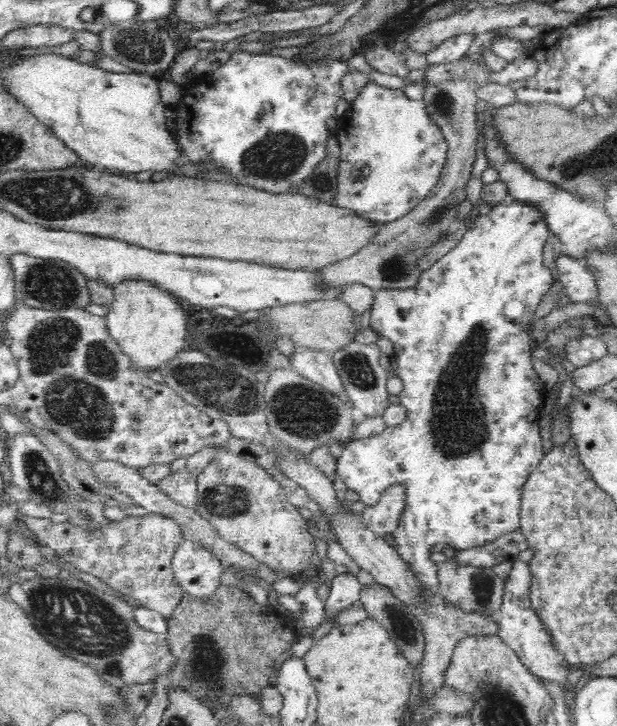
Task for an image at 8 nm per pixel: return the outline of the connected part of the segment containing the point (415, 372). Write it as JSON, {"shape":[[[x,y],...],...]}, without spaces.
{"shape":[[[517,201],[506,202],[491,208],[486,215],[480,215],[463,233],[460,243],[452,248],[448,254],[434,262],[428,270],[420,274],[414,288],[405,289],[378,289],[371,304],[371,317],[369,326],[378,334],[388,338],[393,344],[392,356],[396,360],[397,376],[403,382],[403,391],[399,394],[400,404],[408,409],[408,418],[400,426],[386,427],[381,434],[356,438],[344,444],[342,454],[337,458],[337,473],[344,481],[344,486],[355,490],[360,500],[366,505],[376,504],[381,492],[392,483],[406,483],[406,506],[400,516],[400,526],[394,534],[394,548],[408,561],[412,571],[416,572],[424,581],[424,586],[430,593],[439,592],[439,580],[435,574],[437,563],[430,559],[430,551],[434,545],[444,542],[455,548],[456,551],[468,550],[482,546],[487,542],[496,540],[500,535],[519,528],[519,514],[524,485],[528,477],[538,468],[541,458],[545,455],[542,445],[542,434],[538,427],[541,420],[540,412],[544,408],[544,385],[540,375],[532,365],[532,340],[528,336],[528,324],[534,320],[538,304],[548,292],[550,285],[555,281],[551,272],[544,266],[542,254],[544,246],[550,236],[549,230],[543,221],[543,216],[527,204]]]}

